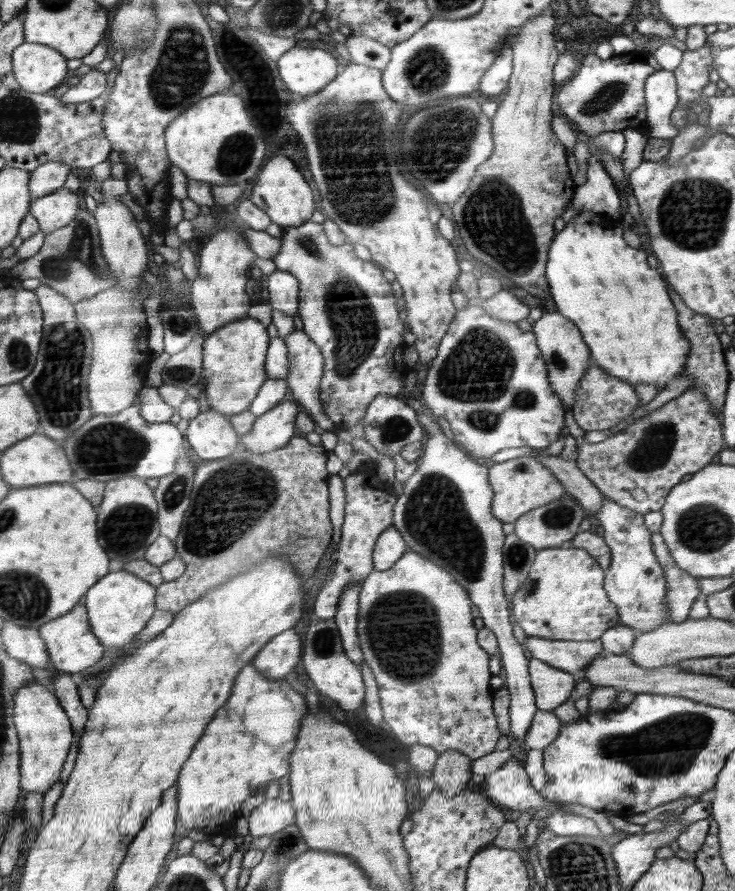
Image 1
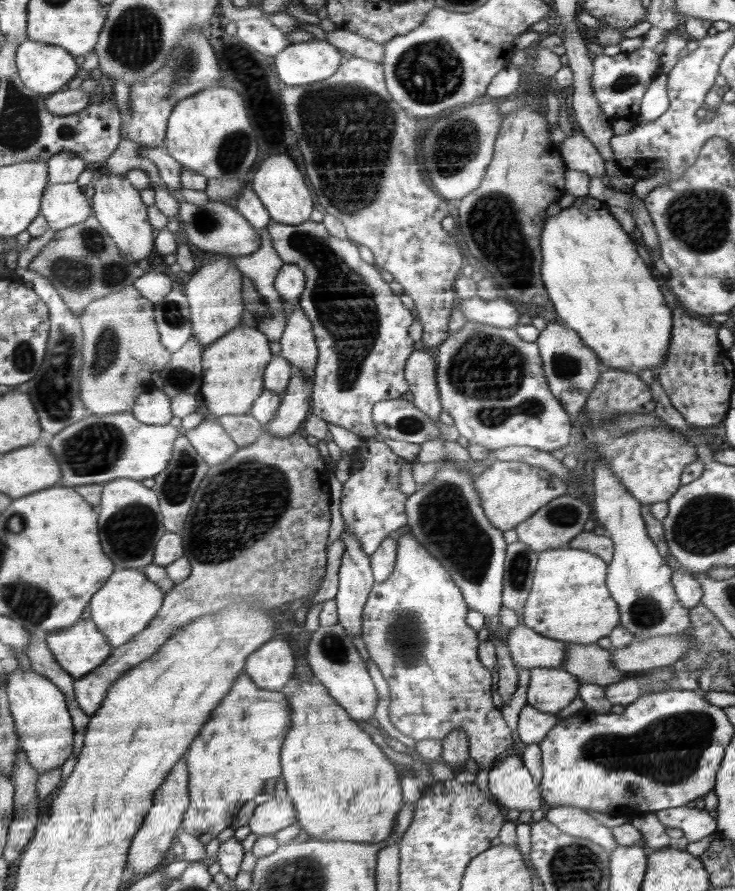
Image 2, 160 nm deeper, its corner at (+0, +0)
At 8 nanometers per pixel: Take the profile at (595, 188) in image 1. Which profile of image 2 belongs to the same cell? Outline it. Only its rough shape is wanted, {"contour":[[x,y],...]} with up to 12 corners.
{"contour":[[574,129],[559,148],[566,168],[606,180],[605,160]]}

